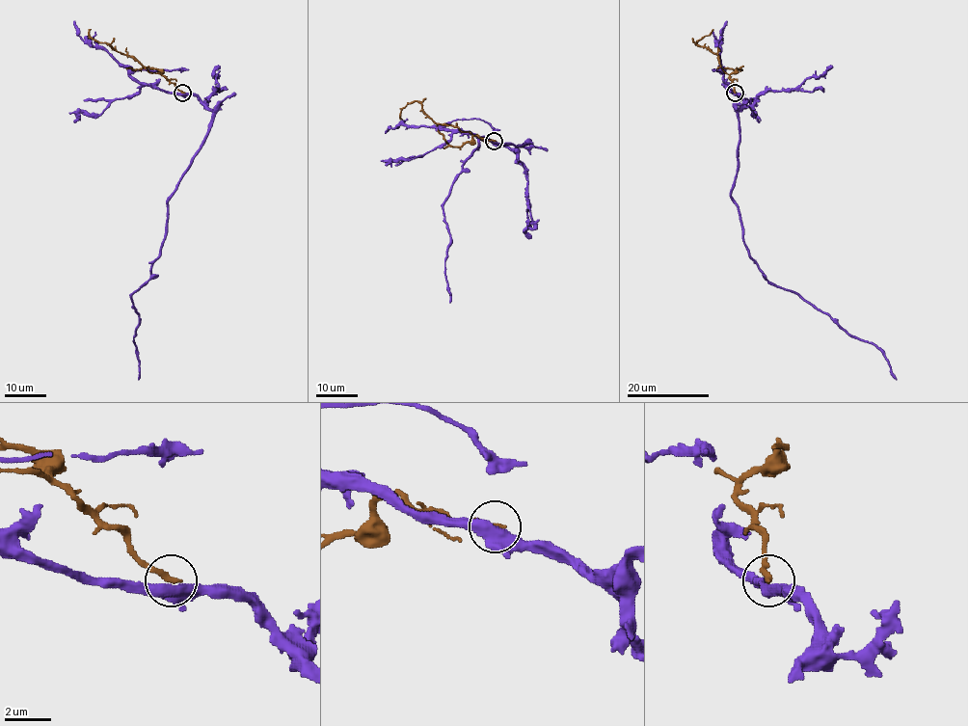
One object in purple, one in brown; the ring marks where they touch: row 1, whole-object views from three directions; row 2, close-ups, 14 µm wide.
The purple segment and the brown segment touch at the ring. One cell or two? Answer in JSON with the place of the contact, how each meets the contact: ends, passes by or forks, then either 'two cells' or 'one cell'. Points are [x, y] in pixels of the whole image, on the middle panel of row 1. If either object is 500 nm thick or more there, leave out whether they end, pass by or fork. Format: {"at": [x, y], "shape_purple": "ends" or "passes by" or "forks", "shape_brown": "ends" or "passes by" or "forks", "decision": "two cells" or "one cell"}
{"at": [494, 141], "shape_purple": "passes by", "shape_brown": "ends", "decision": "two cells"}

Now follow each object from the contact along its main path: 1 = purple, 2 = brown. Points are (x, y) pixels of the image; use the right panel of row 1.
1: (735, 93), (742, 104), (730, 198), (749, 256), (769, 282), (873, 342), (896, 379)
2: (735, 92), (735, 85), (719, 64), (718, 55), (695, 42), (712, 29)

